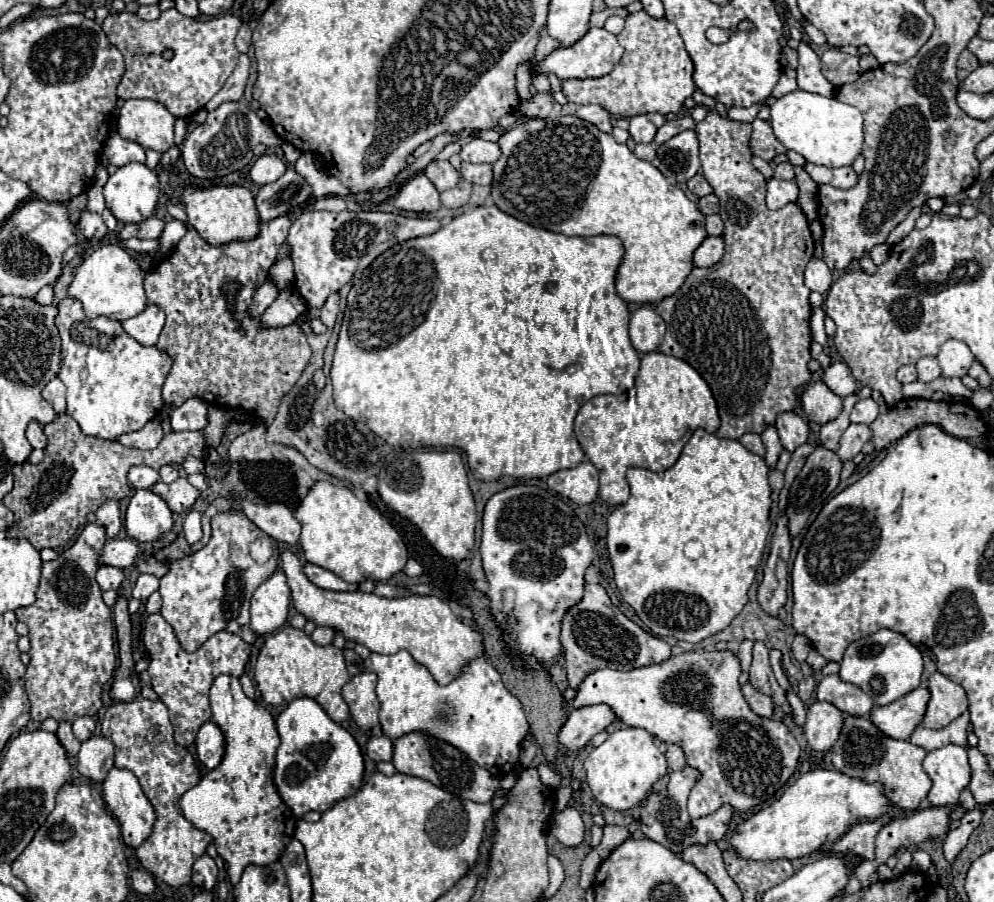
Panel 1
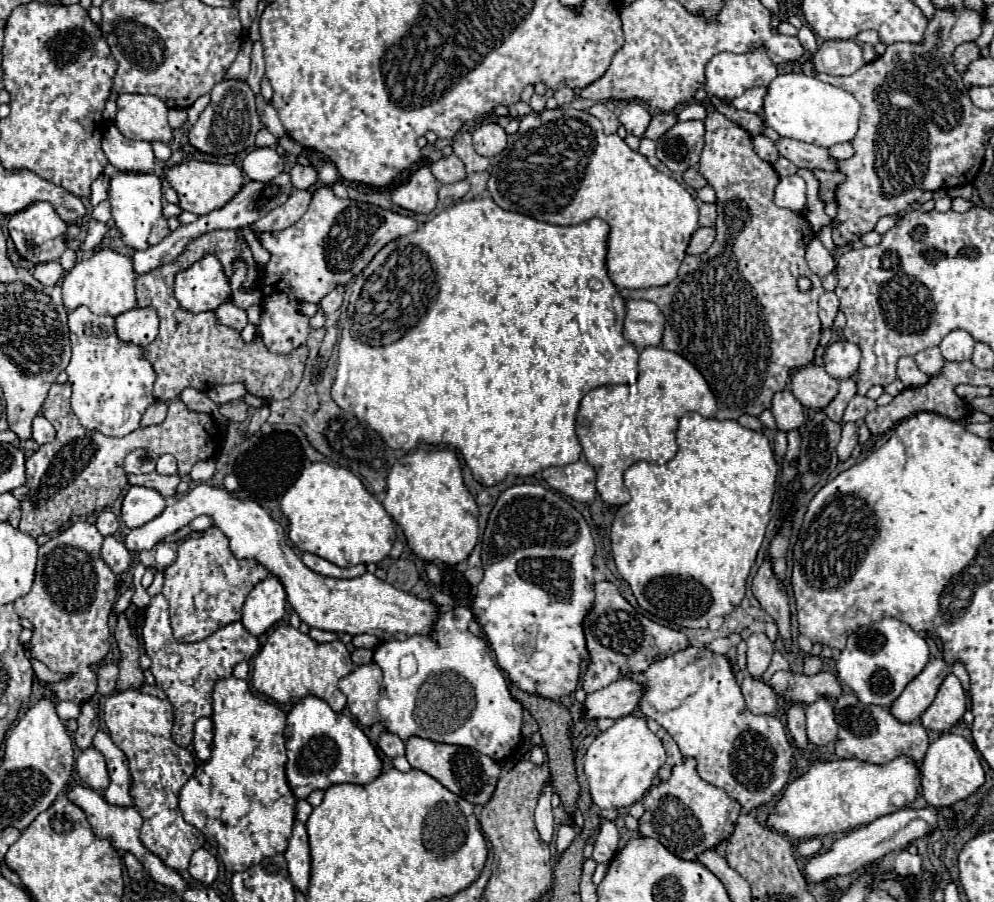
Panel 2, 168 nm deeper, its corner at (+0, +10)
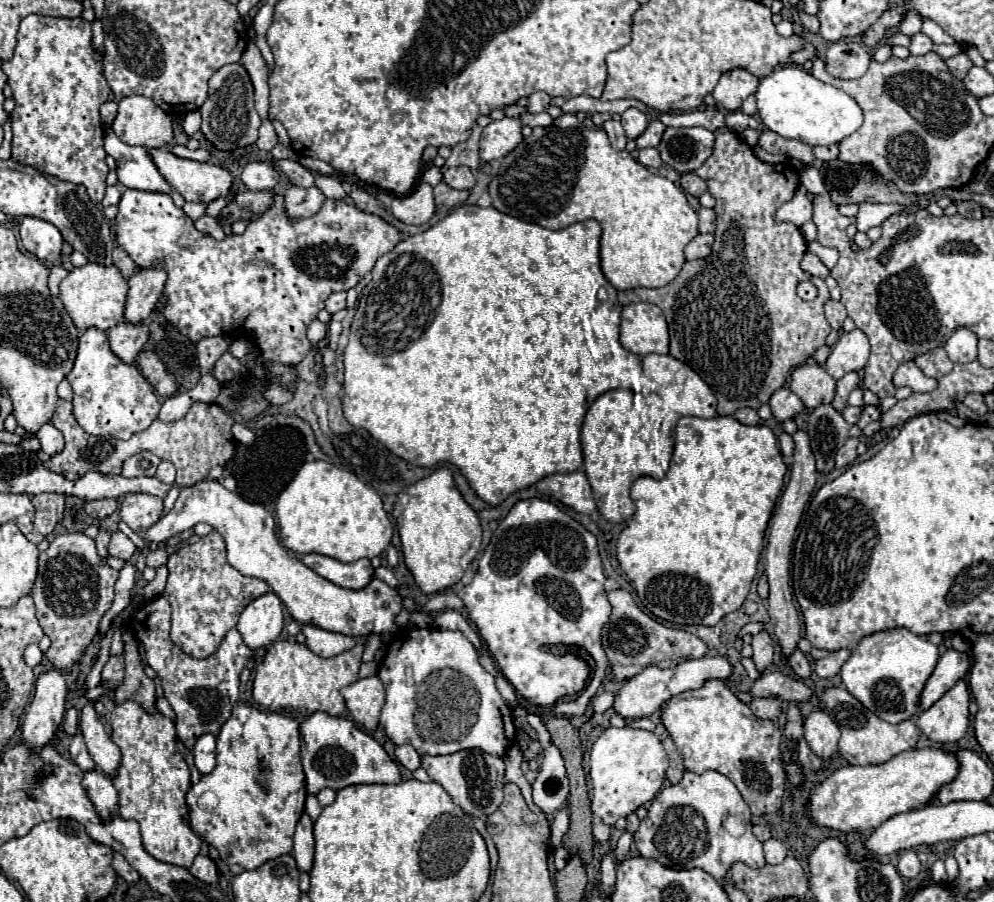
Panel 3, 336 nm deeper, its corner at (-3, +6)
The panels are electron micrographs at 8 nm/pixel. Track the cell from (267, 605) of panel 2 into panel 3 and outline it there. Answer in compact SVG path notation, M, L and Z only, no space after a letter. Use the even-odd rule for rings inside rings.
M266 593L254 599L240 615L236 629L240 631L244 643L252 649L268 647L276 641L284 627L282 601L276 593Z

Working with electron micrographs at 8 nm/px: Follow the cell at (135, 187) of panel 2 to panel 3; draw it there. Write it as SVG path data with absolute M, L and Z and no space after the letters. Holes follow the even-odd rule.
M126 189L118 203L116 241L138 267L164 267L168 271L164 285L168 305L164 317L176 325L184 337L196 343L212 335L230 335L232 339L246 335L260 347L266 361L298 365L312 347L306 329L316 319L316 313L324 309L328 295L352 289L372 271L376 259L392 251L402 237L400 231L382 217L364 213L356 205L348 205L340 199L326 199L320 213L310 219L290 221L284 213L282 195L276 195L274 205L262 217L252 219L244 235L230 235L224 241L216 241L196 231L194 223L172 203L168 193Z

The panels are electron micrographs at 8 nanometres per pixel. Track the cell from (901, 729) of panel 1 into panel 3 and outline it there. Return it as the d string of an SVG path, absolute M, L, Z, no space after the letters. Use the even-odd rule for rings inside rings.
M948 649L938 659L938 665L934 667L930 679L926 681L926 685L920 693L918 707L922 711L930 709L950 687L954 687L956 681L960 681L966 675L968 667L970 667L970 661L968 661L966 653L958 653L954 649Z

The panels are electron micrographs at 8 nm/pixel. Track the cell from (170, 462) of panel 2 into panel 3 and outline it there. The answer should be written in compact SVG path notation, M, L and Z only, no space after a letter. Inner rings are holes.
M162 461L158 465L158 471L156 471L156 477L162 481L162 483L168 483L168 485L174 485L174 477L176 477L176 469L170 461Z

